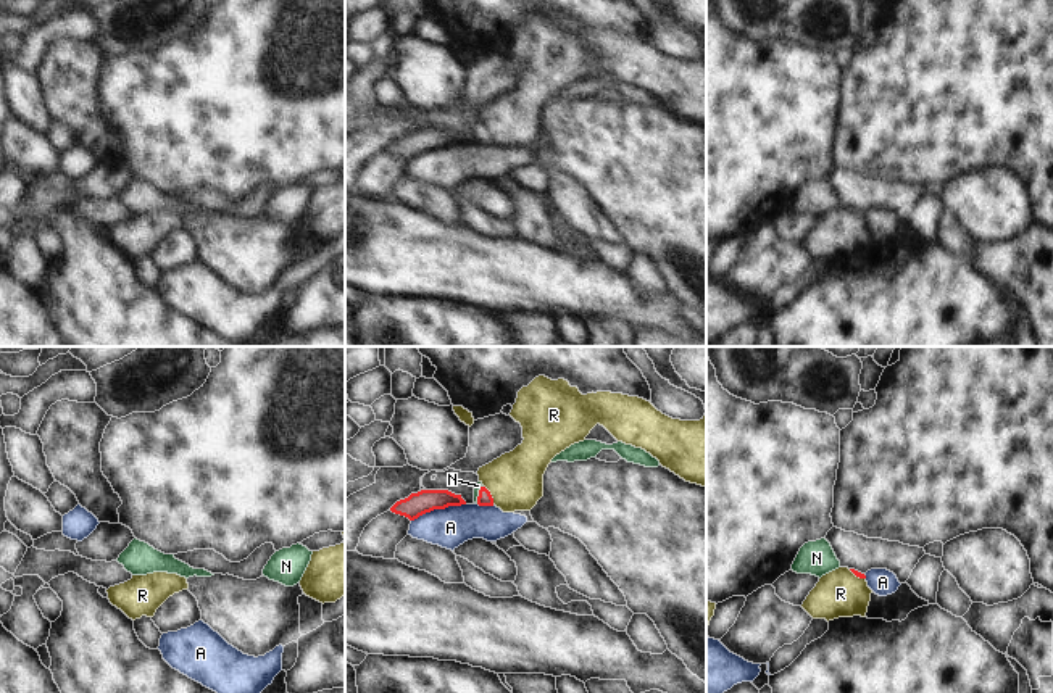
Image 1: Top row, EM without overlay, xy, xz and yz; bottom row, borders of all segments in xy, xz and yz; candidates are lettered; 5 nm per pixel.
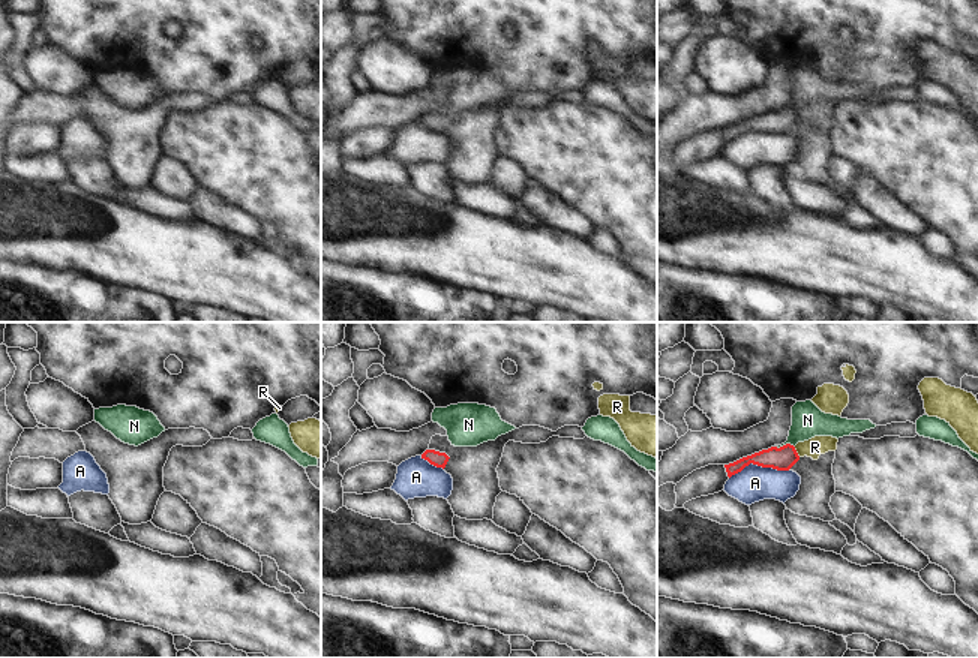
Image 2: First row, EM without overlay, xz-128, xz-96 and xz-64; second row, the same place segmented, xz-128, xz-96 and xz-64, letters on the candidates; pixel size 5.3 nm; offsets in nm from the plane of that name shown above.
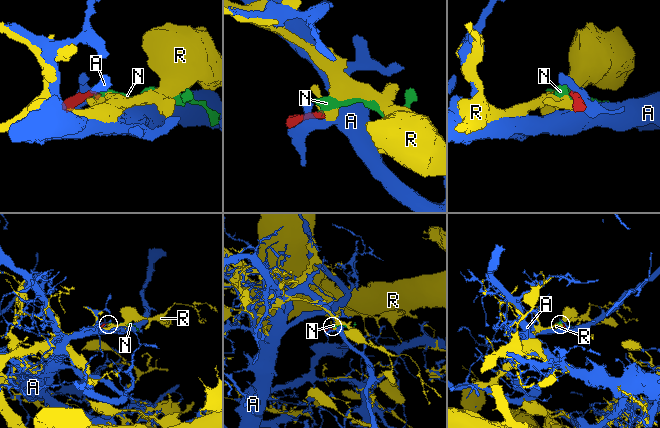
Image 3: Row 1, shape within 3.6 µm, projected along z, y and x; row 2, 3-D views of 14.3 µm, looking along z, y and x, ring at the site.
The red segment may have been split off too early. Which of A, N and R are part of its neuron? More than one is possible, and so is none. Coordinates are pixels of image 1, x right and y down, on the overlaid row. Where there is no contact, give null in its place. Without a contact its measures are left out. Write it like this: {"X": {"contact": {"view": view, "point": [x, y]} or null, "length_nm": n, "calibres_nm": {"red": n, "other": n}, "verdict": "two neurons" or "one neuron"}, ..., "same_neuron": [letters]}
{"A": {"contact": {"view": "xz", "point": [437, 508]}, "length_nm": 280, "calibres_nm": {"red": 120, "other": 200}, "verdict": "two neurons"}, "N": {"contact": {"view": "xz", "point": [479, 495]}, "length_nm": 100, "calibres_nm": {"red": 70, "other": 40}, "verdict": "one neuron"}, "R": {"contact": {"view": "xz", "point": [491, 495]}, "length_nm": 110, "calibres_nm": {"red": 70, "other": 280}, "verdict": "two neurons"}, "same_neuron": ["N"]}

